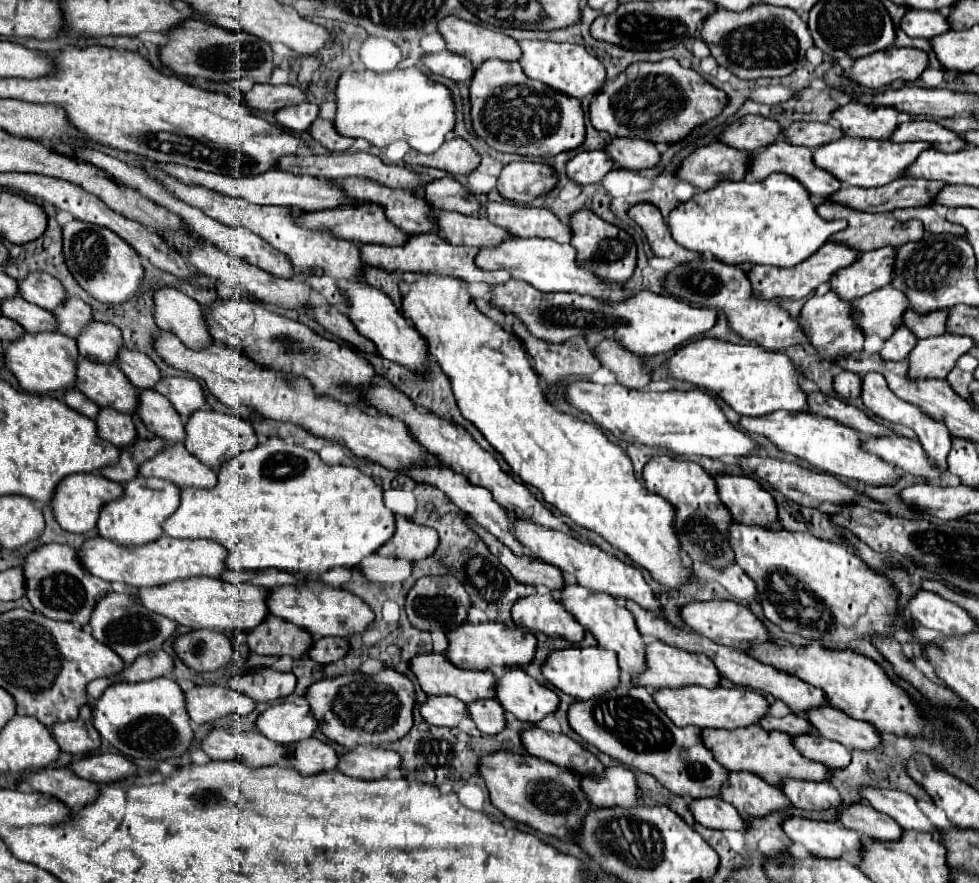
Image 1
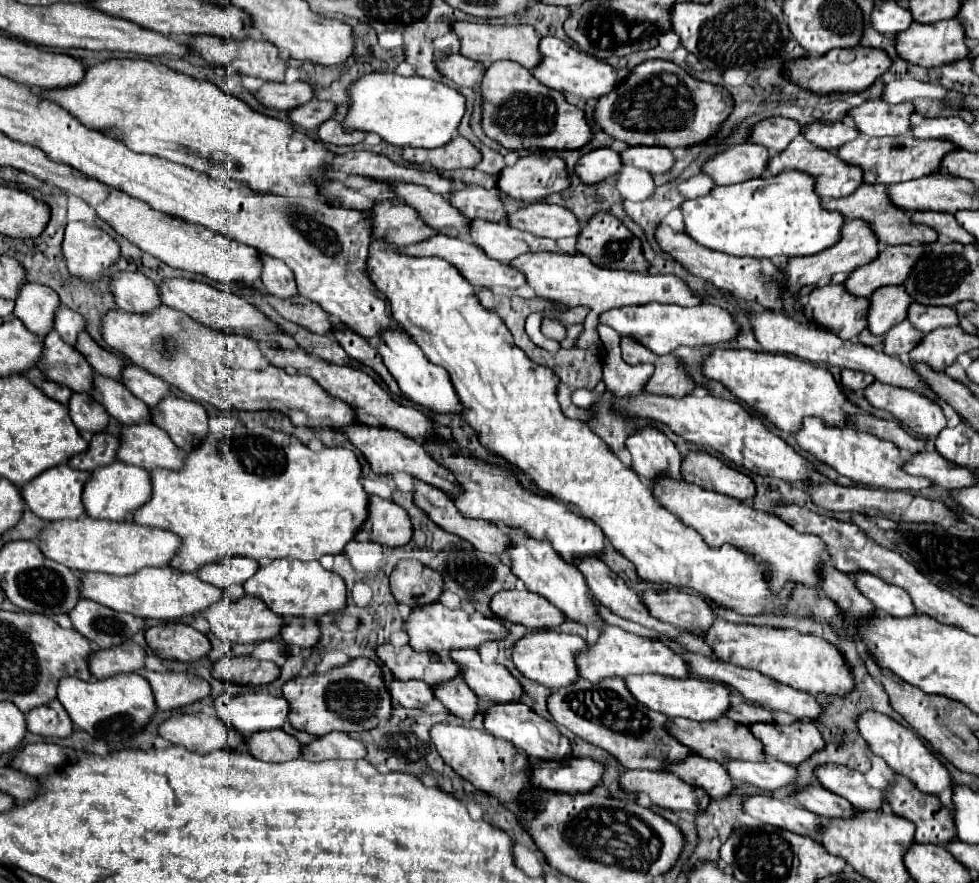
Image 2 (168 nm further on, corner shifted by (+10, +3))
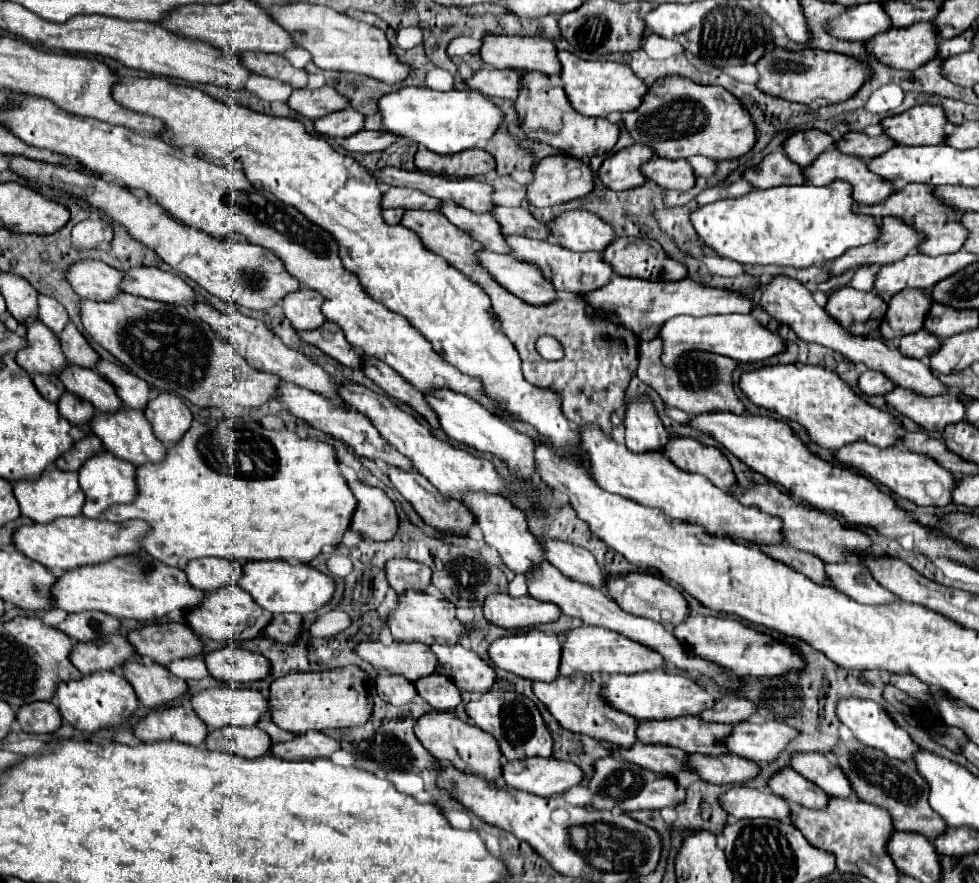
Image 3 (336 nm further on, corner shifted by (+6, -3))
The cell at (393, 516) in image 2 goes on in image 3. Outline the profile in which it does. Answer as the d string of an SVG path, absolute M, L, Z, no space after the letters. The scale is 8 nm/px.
M350 483L350 489L358 499L358 509L352 517L350 529L372 541L394 539L400 527L394 501L382 489L364 483Z

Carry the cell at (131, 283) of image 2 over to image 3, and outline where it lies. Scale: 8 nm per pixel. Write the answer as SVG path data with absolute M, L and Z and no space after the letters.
M80 261L68 271L68 281L72 289L80 297L90 301L112 301L114 297L122 295L122 279L122 271L100 261Z

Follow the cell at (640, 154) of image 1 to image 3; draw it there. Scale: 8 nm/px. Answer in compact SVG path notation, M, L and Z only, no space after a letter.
M654 155L640 169L646 179L654 181L664 189L686 191L694 187L694 171L690 173L690 163L686 159L662 159Z

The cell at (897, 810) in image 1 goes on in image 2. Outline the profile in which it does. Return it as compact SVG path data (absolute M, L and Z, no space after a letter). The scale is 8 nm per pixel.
M822 763L822 765L814 767L814 775L818 777L822 787L848 799L854 807L886 809L884 793L868 787L868 783L860 771L848 769L846 765L838 765L838 763Z

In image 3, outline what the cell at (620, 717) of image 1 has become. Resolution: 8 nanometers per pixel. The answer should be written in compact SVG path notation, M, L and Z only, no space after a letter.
M562 675L552 683L534 683L534 693L564 729L576 735L588 735L596 741L604 741L620 749L632 747L634 743L638 743L636 727L640 725L640 719L632 719L622 711L608 707L608 703L604 703L604 697L600 695L602 685L604 685L602 675L594 675L594 683L586 683L582 675L574 675L574 677Z

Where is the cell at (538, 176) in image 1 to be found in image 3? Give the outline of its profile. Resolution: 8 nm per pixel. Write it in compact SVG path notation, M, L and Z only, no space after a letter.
M552 155L552 157L544 157L540 161L534 163L534 179L526 189L526 201L534 207L552 207L552 205L560 205L578 197L584 197L586 193L592 191L594 187L594 179L592 179L592 171L590 167L570 155Z

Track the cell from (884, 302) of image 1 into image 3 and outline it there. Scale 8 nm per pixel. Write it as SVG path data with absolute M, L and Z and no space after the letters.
M904 289L888 301L888 311L880 323L884 339L892 341L902 335L920 331L924 317L932 305L932 297L924 289Z

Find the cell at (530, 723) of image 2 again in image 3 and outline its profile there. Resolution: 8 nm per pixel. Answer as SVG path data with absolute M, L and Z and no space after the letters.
M488 691L478 701L470 701L466 705L466 713L474 725L478 725L482 731L490 733L498 741L498 745L504 751L504 757L508 761L528 759L528 757L536 757L536 755L552 757L554 739L552 739L550 731L546 729L542 717L540 717L540 711L528 697L524 697L516 691L508 691L508 693Z

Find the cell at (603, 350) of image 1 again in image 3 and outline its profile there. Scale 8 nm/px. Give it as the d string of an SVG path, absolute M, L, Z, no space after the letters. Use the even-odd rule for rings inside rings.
M650 339L650 341L640 341L640 363L636 369L636 377L650 385L666 405L678 407L690 415L700 415L704 411L732 411L736 415L746 413L744 405L738 401L734 389L732 389L732 369L738 365L734 359L722 357L722 355L712 355L704 351L690 351L684 355L684 367L682 369L666 369L660 361L662 355L662 339ZM652 357L654 357L654 373L650 371L652 367Z

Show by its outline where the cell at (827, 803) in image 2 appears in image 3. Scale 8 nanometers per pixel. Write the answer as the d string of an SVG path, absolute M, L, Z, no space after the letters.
M790 767L770 779L770 789L786 799L790 805L800 805L808 809L828 807L828 795Z

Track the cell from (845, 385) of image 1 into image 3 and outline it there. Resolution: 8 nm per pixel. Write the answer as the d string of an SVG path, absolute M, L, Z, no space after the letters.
M870 369L860 375L858 387L864 395L884 395L894 389L890 379L886 379L880 371L870 371Z

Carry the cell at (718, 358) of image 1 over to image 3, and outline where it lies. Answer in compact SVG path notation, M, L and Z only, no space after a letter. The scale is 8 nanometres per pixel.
M762 365L740 375L740 389L754 405L764 407L768 411L776 411L784 419L796 421L800 427L806 429L810 441L824 449L840 449L854 441L866 441L876 447L890 447L898 441L896 429L900 427L900 423L890 413L872 407L860 395L856 395L834 371L828 371L818 365Z

